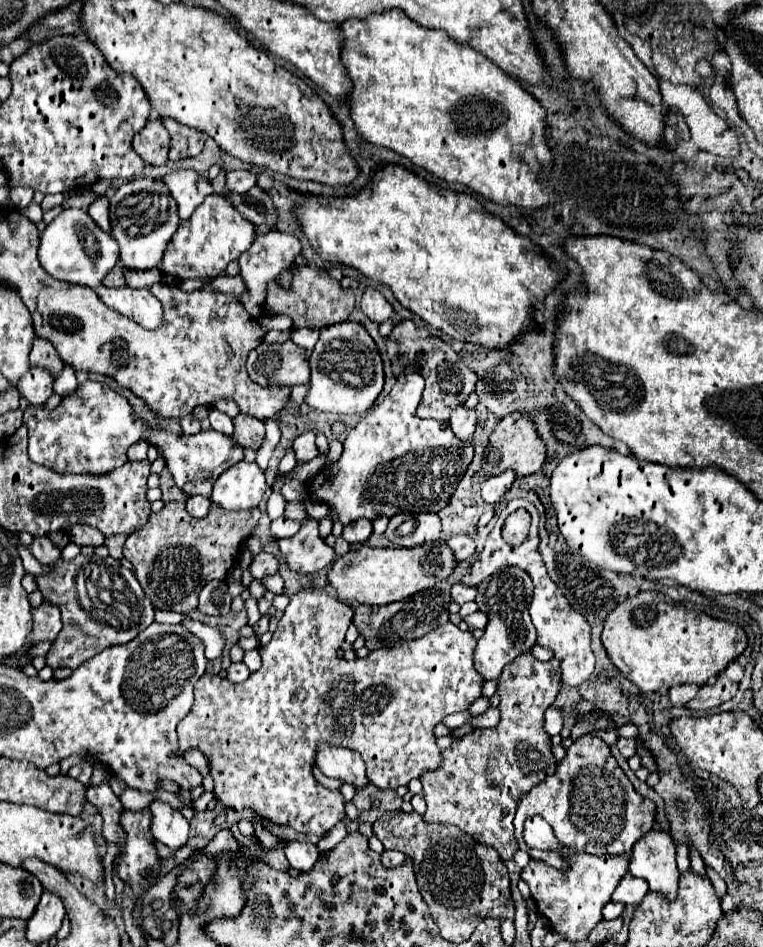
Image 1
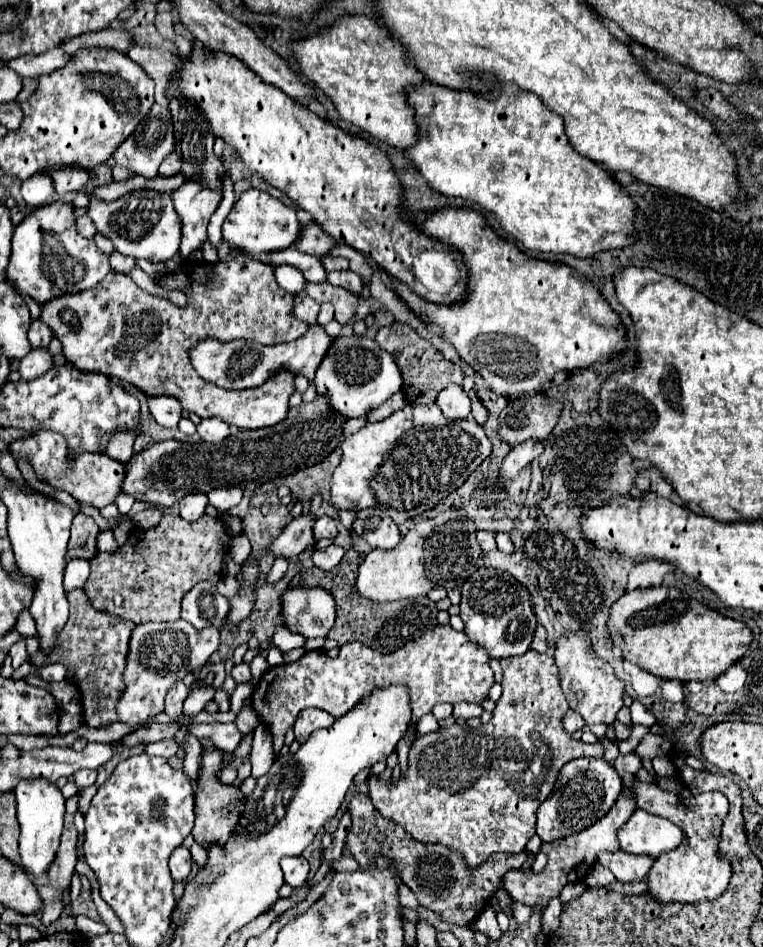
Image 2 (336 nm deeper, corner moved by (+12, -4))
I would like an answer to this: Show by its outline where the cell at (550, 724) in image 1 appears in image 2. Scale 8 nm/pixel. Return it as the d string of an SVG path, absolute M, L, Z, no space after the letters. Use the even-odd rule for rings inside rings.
M568 711L564 715L564 731L566 733L574 733L574 731L580 731L584 727L584 721L580 719L580 715L576 715L576 711Z

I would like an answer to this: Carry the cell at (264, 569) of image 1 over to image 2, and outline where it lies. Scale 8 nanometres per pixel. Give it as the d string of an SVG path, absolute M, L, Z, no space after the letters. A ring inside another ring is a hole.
M312 513L308 515L300 515L296 517L288 527L284 527L284 531L272 539L272 543L268 545L268 553L272 553L274 557L296 557L300 555L308 545L314 545L314 537L312 537Z

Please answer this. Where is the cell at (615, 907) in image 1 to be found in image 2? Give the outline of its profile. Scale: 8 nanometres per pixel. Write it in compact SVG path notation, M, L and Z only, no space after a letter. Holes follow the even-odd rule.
M598 863L588 871L588 875L584 877L584 883L588 887L608 887L610 883L614 883L614 875L606 869L606 867L600 867Z

